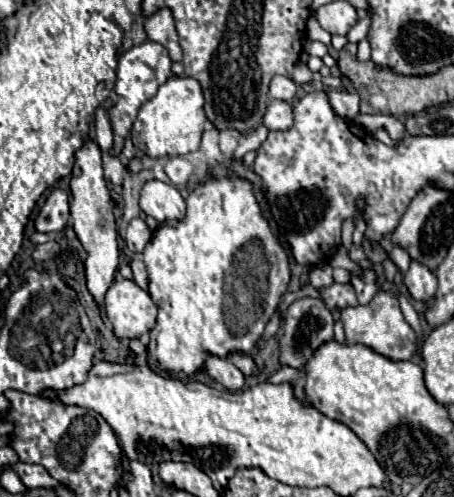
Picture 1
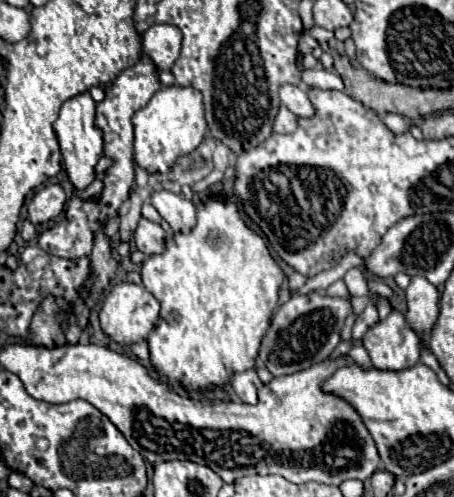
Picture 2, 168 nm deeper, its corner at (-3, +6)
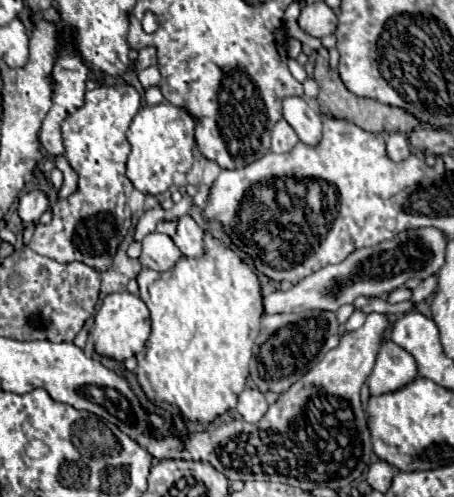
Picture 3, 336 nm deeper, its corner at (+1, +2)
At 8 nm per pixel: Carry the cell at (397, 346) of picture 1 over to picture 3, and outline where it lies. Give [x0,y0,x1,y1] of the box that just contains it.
[368,340,416,396]

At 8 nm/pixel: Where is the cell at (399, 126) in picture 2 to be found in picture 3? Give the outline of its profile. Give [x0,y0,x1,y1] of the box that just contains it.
[386,132,410,162]

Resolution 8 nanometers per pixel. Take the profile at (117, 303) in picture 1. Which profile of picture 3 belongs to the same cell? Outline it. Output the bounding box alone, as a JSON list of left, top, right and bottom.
[90,292,150,362]

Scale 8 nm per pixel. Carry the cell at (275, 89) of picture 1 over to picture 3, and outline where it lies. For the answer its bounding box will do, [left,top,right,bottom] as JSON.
[284,98,322,146]

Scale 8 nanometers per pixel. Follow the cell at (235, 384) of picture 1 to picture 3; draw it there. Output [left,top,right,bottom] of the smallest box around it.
[238,388,268,424]

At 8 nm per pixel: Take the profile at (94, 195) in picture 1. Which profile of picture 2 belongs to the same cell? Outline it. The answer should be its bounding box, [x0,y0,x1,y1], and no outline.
[54,94,104,190]

